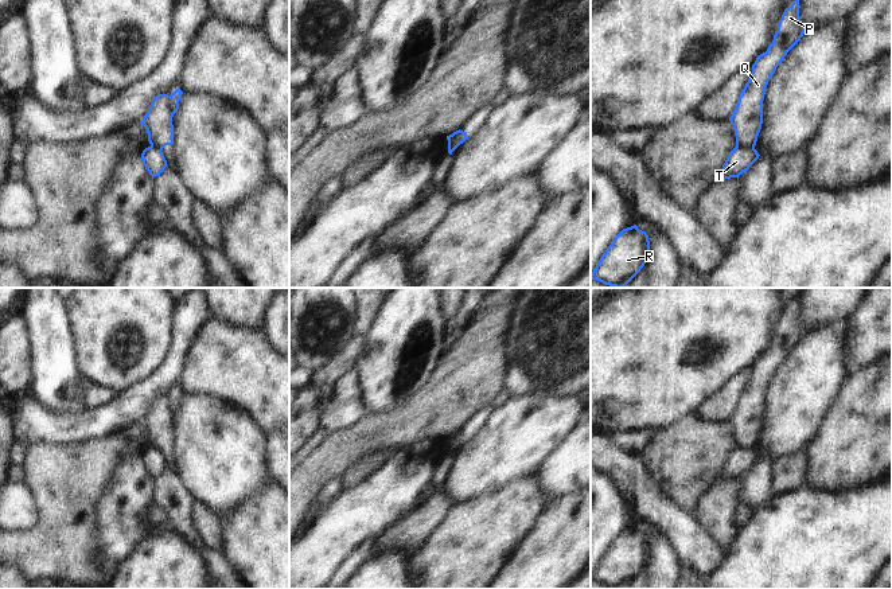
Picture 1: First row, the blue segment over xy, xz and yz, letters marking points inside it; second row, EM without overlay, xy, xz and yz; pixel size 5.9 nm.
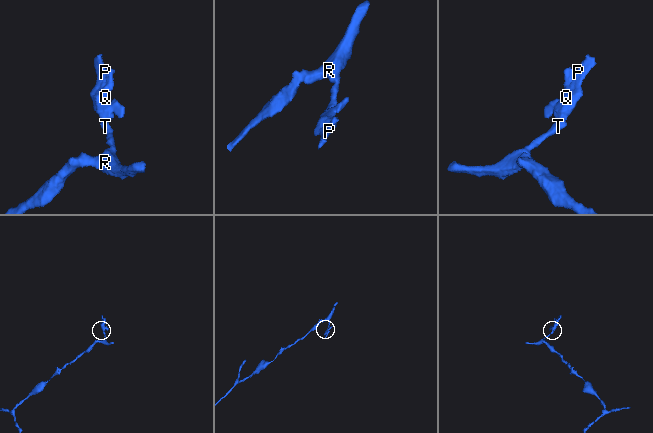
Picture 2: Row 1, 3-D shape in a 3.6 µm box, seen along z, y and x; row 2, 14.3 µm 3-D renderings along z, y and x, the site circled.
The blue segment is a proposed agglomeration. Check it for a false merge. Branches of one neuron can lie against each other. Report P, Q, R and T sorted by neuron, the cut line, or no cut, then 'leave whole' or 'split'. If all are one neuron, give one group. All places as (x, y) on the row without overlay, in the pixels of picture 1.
groups P Q / R T; cut yz (736, 445), (744, 449), (754, 449); split

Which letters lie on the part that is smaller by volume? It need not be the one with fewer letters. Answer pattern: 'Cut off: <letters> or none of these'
Cut off: P, Q

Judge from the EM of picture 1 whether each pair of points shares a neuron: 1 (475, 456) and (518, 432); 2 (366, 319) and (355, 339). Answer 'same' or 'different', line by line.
1: same
2: same

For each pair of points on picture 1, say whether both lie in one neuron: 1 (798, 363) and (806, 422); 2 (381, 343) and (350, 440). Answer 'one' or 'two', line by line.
1: one
2: two

